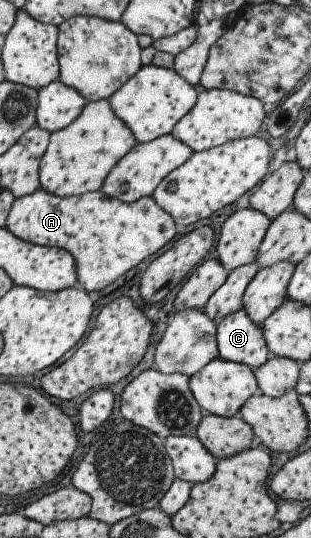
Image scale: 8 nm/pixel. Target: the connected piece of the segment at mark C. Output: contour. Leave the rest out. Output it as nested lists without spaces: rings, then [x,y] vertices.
[[[243,308],[225,316],[218,323],[216,338],[219,358],[248,365],[253,370],[261,367],[272,355],[266,344],[261,325],[256,324]]]

